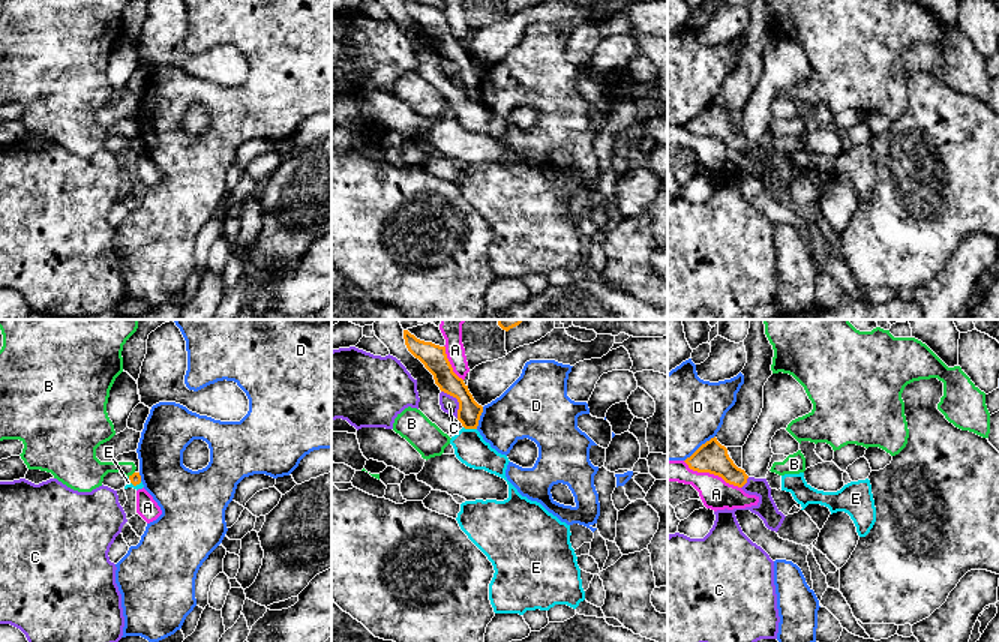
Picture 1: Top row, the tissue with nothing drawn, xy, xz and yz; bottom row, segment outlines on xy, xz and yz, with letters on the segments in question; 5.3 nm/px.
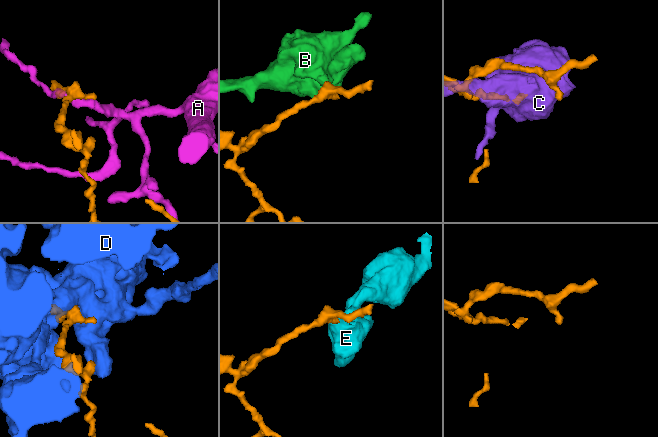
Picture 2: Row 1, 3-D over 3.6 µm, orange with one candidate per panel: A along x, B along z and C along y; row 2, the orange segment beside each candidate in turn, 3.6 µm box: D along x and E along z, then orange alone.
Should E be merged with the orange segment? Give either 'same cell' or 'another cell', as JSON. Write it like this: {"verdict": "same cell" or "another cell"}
{"verdict": "same cell"}

